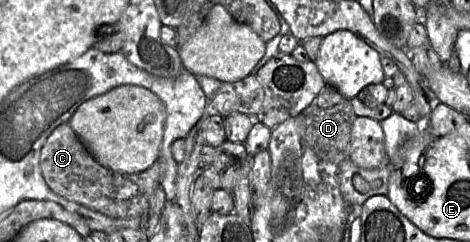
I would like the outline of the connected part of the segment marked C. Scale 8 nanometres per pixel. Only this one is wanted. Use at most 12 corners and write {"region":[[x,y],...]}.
{"region":[[69,123],[41,149],[57,195],[116,219],[141,218],[161,186],[101,165]]}

